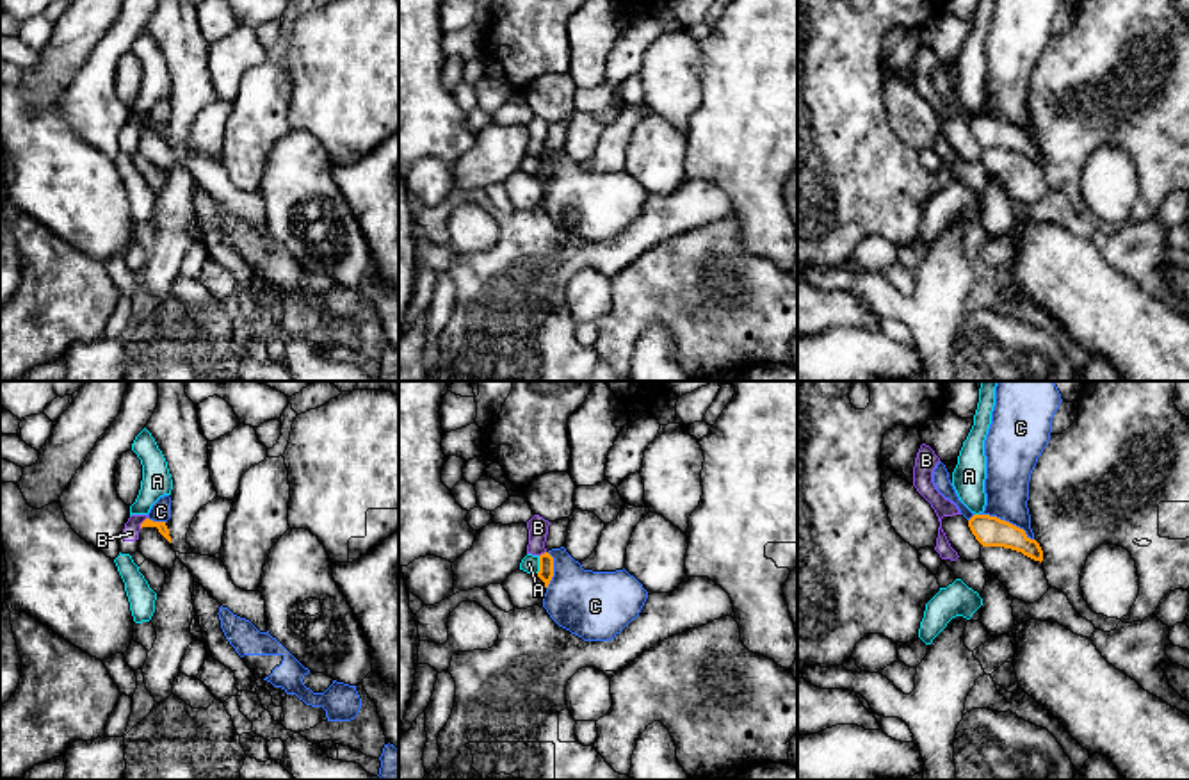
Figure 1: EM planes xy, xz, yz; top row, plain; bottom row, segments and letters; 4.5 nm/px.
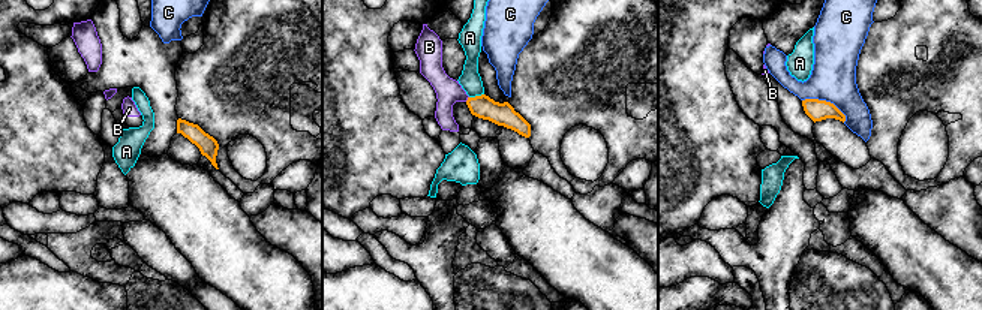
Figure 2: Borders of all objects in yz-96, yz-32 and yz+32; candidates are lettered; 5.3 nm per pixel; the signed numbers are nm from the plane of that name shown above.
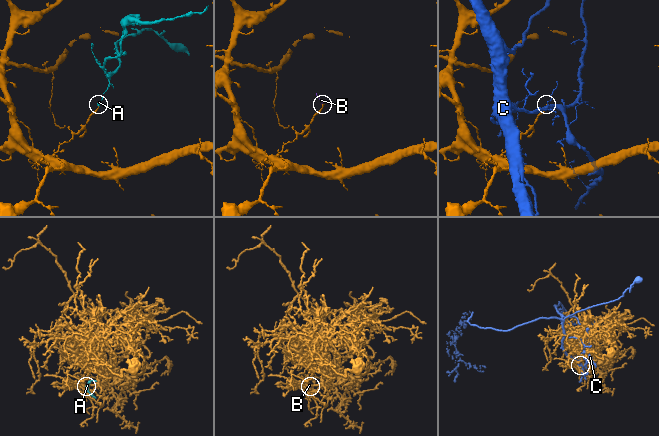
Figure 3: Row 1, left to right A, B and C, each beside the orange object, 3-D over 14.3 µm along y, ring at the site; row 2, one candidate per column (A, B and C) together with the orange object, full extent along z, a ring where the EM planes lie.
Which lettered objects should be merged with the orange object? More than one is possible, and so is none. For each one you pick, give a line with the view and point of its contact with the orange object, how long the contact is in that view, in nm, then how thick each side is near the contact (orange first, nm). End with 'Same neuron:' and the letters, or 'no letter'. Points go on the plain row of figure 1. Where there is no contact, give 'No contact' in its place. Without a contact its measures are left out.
Same neuron: no letter

